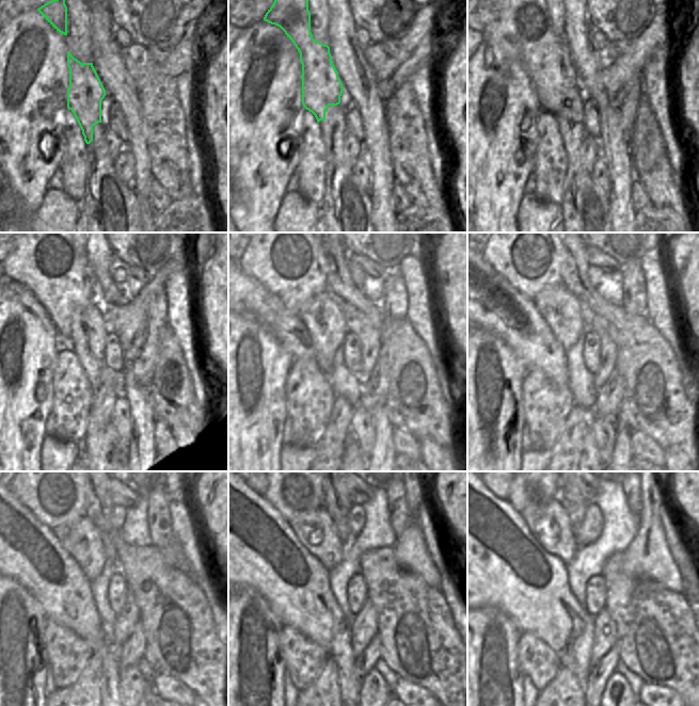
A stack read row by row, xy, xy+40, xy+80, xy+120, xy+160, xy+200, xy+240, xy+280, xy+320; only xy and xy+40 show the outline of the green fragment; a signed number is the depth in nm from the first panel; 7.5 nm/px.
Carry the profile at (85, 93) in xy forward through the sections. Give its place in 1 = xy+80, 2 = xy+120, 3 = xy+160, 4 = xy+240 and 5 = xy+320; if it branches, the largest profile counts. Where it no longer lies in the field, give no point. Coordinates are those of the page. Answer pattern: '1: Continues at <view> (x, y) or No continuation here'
1: Continues at xy+80 (524, 18)
2: Continues at xy+120 (44, 260)
3: Continues at xy+160 (284, 255)
4: Continues at xy+240 (57, 493)
5: Continues at xy+320 (524, 493).

